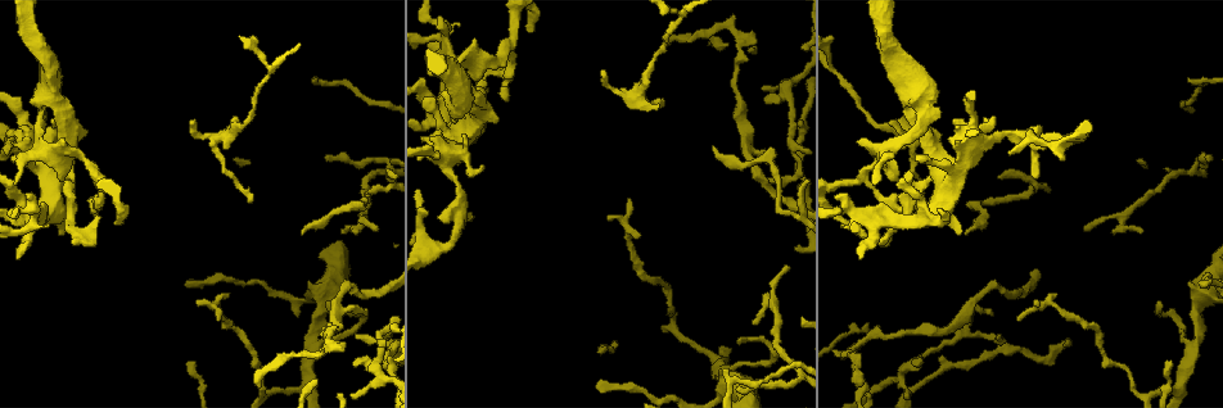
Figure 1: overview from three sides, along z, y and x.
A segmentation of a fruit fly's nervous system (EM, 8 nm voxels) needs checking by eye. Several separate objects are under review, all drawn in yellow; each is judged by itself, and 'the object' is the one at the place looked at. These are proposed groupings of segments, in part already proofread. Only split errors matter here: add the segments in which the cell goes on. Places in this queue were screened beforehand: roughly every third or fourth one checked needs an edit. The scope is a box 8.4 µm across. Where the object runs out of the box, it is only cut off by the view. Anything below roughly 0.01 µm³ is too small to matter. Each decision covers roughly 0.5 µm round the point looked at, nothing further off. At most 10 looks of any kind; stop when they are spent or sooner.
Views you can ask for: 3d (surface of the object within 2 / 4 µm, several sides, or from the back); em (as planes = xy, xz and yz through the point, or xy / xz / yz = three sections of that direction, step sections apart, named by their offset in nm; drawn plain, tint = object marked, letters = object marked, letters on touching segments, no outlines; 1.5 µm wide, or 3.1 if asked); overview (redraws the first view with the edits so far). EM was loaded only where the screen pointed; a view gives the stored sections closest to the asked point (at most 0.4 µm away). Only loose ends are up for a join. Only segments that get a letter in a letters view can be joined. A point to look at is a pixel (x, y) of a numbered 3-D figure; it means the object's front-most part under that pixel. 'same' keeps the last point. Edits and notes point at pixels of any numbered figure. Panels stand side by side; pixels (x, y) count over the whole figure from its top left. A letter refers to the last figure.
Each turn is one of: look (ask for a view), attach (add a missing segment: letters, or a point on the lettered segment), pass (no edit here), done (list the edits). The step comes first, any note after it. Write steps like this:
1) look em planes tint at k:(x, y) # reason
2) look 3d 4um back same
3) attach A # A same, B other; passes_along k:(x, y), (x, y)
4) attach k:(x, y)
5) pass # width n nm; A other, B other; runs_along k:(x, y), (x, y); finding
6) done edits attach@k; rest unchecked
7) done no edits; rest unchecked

look 3d 4um back at 1:(192, 120) # thin end

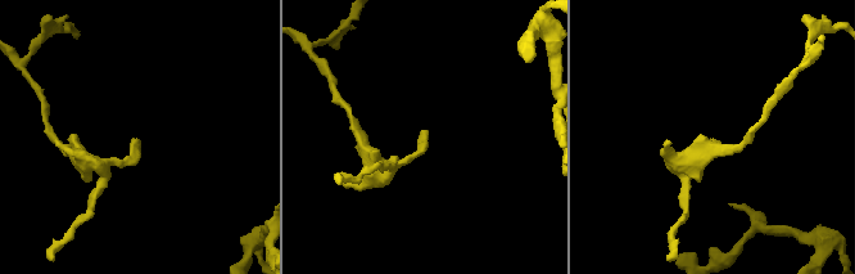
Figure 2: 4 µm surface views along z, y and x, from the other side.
look em xz step 4 letters at 2:(718, 142) # shape alone is not enough

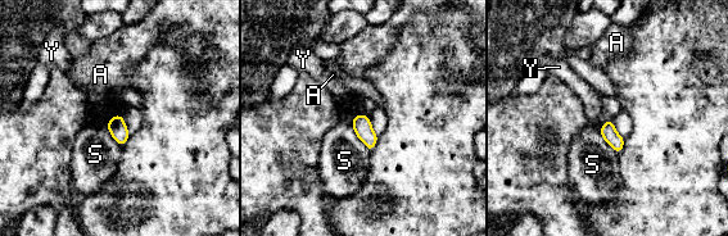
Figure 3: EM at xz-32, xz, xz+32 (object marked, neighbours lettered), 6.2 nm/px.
look em planes letters same

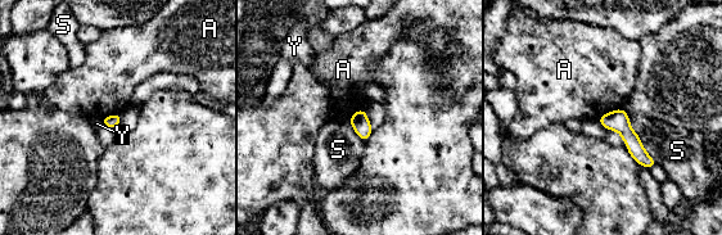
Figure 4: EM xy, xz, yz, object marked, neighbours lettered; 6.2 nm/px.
pass # A other, S other, Y other; border 4:(621, 108), (607, 112), (598, 120); no lettered segment goes on from it

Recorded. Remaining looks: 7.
look em xy step 8 letters at 1:(766, 101) # branch stops here

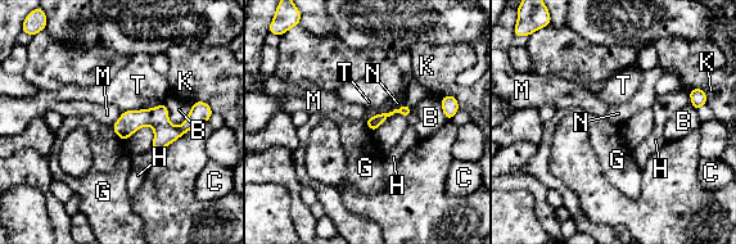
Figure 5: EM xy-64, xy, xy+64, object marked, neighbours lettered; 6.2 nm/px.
look em planes letters same

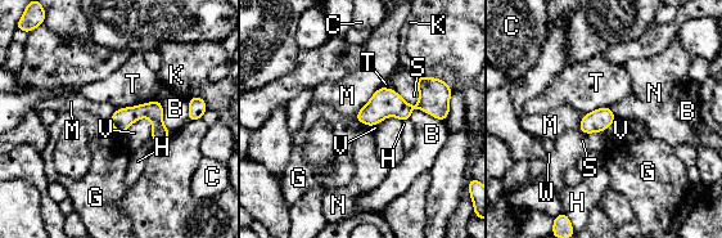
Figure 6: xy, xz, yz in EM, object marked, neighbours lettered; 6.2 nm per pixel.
pass # width 130 nm; longest_contact M 280 nm; B other, C other, G other, H other, K other, M other, N other, S other, T other, V other, W other; none of them fits

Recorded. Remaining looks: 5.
look 3d 4um at 1:(857, 387) # an open end

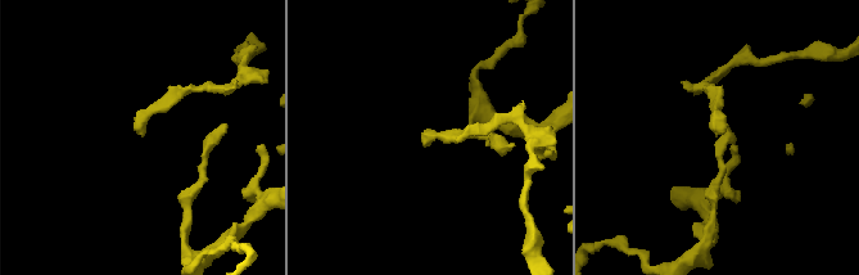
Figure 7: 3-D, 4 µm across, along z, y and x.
look em xy step 8 plain at 7:(139, 134) # now the EM

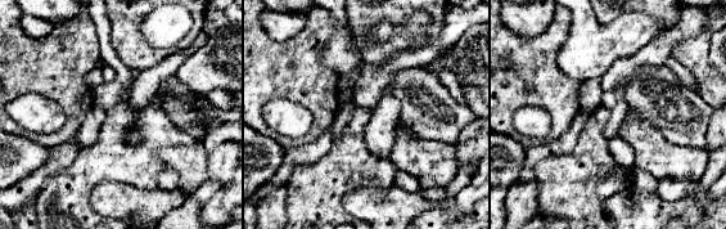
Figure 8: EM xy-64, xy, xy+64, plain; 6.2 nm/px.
look em xy step 8 letters same

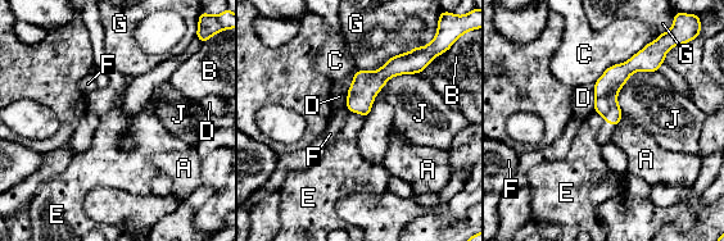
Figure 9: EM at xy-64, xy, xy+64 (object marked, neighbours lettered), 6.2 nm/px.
pass # longest_contact C 440 nm; A other, B other, C other, D other, E other, F other, G other, J other; no lettered segment goes on from it

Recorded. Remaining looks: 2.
look em xy step 4 tint at 1:(598, 382) # long arm stops here

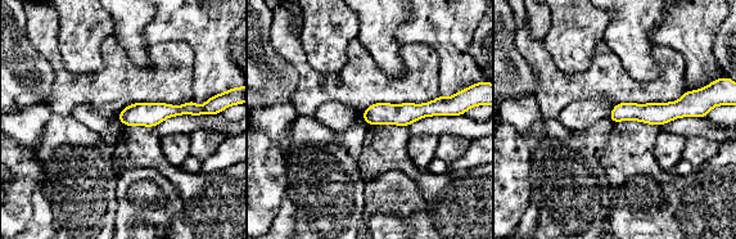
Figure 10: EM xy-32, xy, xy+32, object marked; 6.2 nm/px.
look em planes letters same

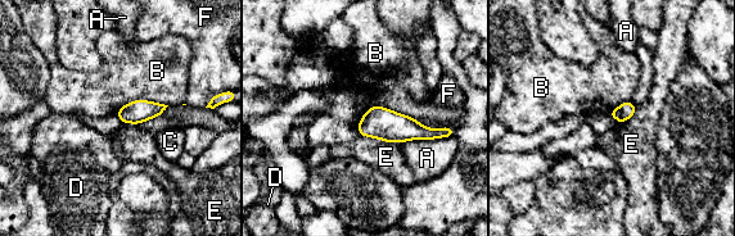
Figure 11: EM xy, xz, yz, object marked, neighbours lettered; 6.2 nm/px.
pass # A other, B other, C other, D other, E other, F other; border 11:(167, 104), (131, 100), (116, 113); no lettered segment goes on from it

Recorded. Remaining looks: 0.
done no edits; rest unchecked

